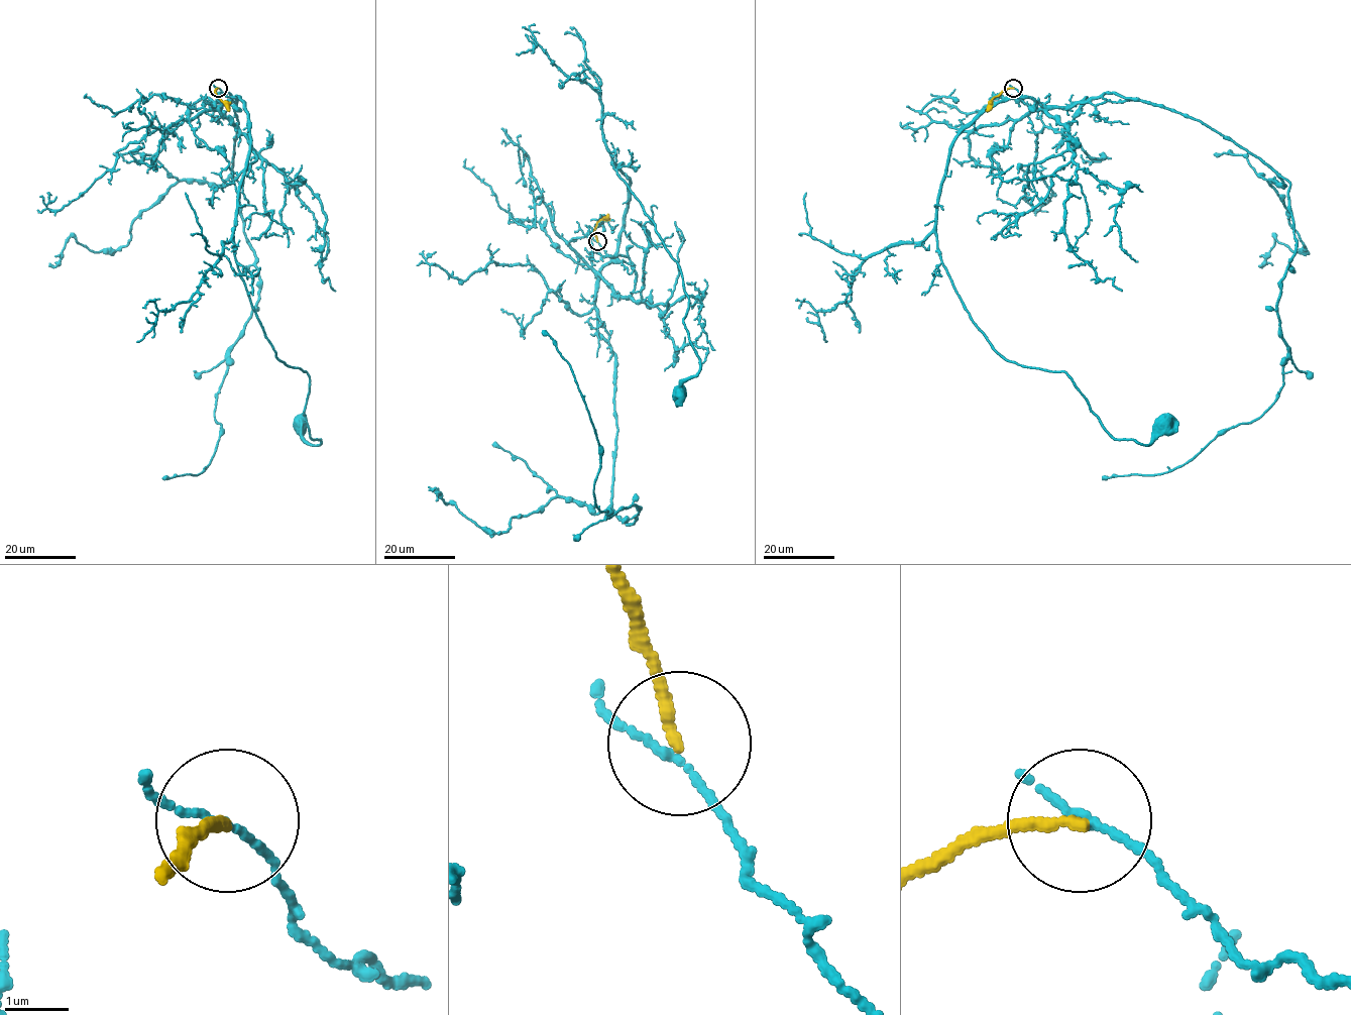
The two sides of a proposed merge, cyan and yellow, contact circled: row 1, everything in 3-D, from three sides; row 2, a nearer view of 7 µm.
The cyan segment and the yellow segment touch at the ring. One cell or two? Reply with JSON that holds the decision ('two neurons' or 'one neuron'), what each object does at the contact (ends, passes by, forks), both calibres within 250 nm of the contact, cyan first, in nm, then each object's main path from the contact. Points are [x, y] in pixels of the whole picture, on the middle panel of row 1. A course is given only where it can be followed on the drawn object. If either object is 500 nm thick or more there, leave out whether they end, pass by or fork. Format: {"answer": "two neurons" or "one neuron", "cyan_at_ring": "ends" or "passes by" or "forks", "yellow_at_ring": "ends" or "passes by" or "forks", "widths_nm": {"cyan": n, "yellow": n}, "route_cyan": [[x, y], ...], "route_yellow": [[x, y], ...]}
{"answer": "two neurons", "cyan_at_ring": "passes by", "yellow_at_ring": "ends", "widths_nm": {"cyan": 90, "yellow": 180}, "route_cyan": [[597, 241], [611, 257], [616, 250], [630, 181], [613, 163], [687, 295], [683, 323], [700, 370], [681, 392]], "route_yellow": [[597, 241], [594, 231], [596, 223], [608, 214]]}

